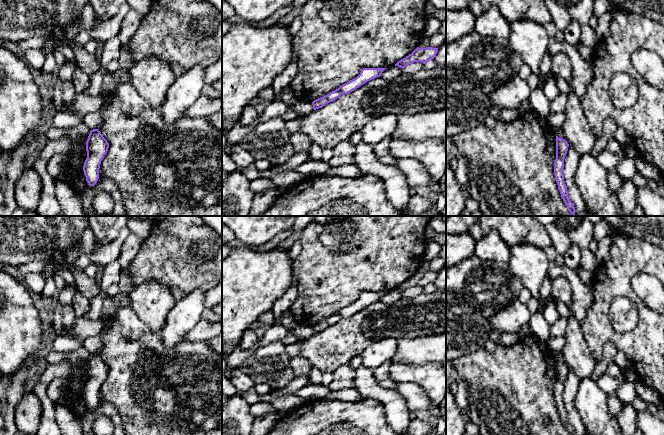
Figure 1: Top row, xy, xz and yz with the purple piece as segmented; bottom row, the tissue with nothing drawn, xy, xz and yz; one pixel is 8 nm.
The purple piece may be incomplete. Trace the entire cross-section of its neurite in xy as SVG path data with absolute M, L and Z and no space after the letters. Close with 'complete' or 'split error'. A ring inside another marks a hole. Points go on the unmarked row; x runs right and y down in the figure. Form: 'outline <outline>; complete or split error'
outline M98 353L90 355L86 365L87 382L83 395L89 410L94 410L99 403L99 393L104 379L107 377L109 367Z; complete

